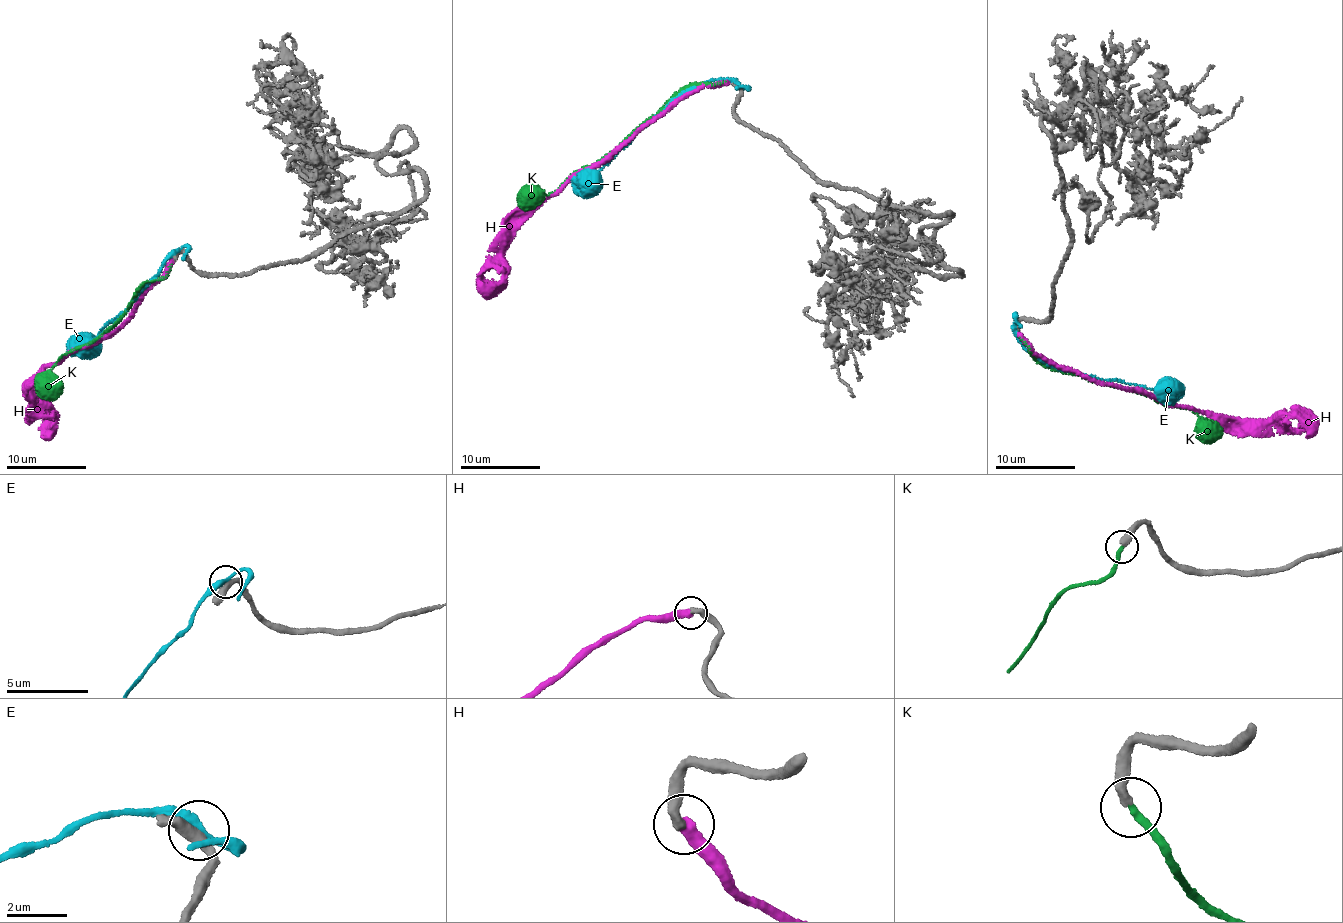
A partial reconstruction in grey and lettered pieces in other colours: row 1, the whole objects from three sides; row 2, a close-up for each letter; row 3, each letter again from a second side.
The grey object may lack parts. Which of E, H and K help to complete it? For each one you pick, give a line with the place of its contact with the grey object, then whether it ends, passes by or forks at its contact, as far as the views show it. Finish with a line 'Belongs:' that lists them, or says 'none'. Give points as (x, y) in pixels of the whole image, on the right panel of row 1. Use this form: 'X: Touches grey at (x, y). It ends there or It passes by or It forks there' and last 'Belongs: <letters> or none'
H: Touches grey at (1019, 334). It ends there
Belongs: H

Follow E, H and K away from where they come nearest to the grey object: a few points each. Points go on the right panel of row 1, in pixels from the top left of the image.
E: (1016, 324), (1024, 347), (1055, 368), (1147, 388), (1165, 382), (1182, 393)
H: (1019, 334), (1033, 352), (1087, 378), (1211, 416), (1268, 419), (1292, 413), (1307, 427), (1308, 437)
K: (1019, 335), (1029, 351), (1055, 371), (1078, 374), (1190, 410), (1216, 439)

